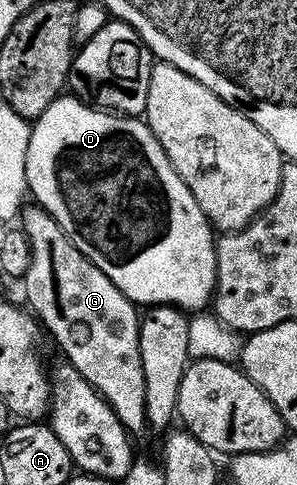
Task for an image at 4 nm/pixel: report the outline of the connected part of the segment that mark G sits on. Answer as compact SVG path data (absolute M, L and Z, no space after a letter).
M29 203L21 210L19 218L19 227L27 235L29 246L31 247L31 263L27 267L23 278L25 284L25 297L29 300L28 308L31 310L32 316L43 326L47 332L53 336L53 341L59 348L65 352L64 360L75 367L75 371L79 371L79 375L83 375L83 379L87 379L87 383L93 388L100 397L109 404L111 411L115 411L115 415L119 419L119 423L131 435L146 432L147 422L145 420L145 384L143 383L143 359L139 359L139 327L141 319L139 309L134 302L127 299L127 295L123 295L123 291L119 291L119 287L115 287L115 283L111 283L111 279L107 279L107 275L103 275L103 271L99 271L99 267L95 267L95 263L91 263L91 259L87 259L87 255L83 255L83 251L79 251L79 247L75 247L72 239L65 236L64 231L59 227L59 223L46 209L42 209L36 203Z

